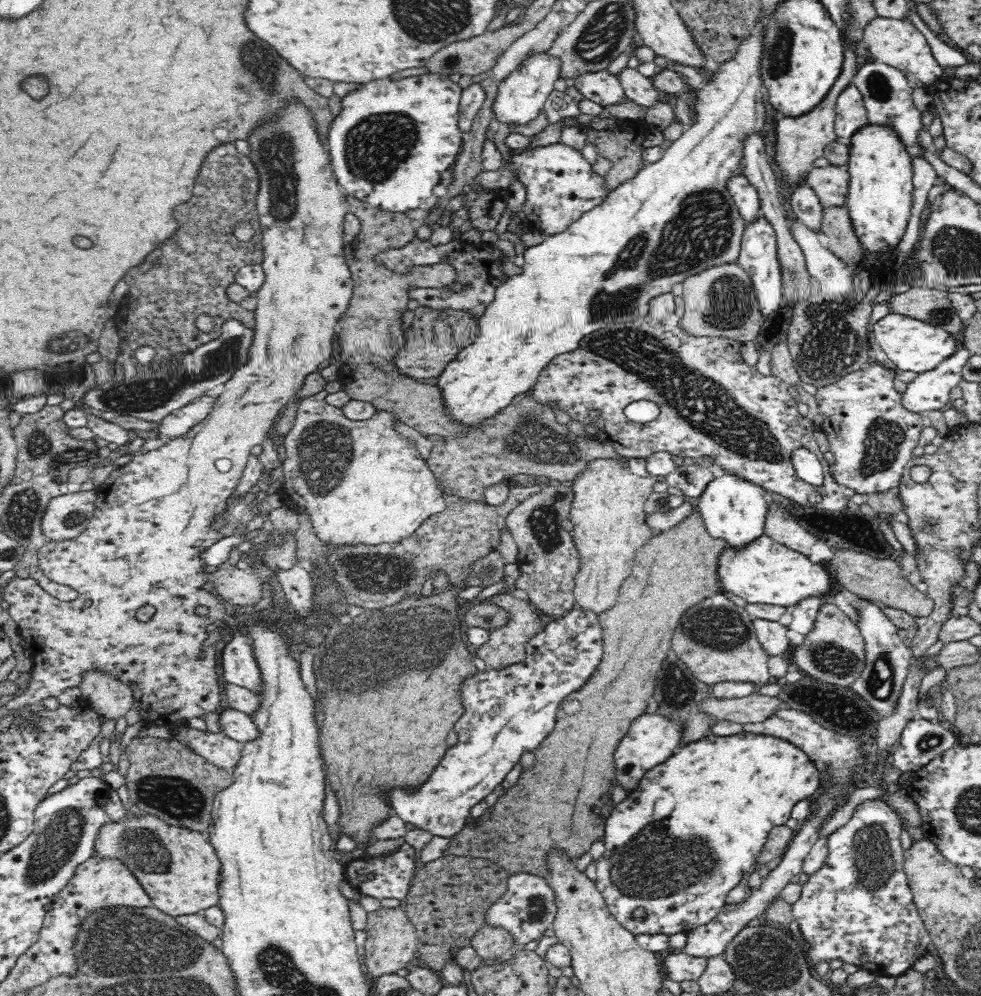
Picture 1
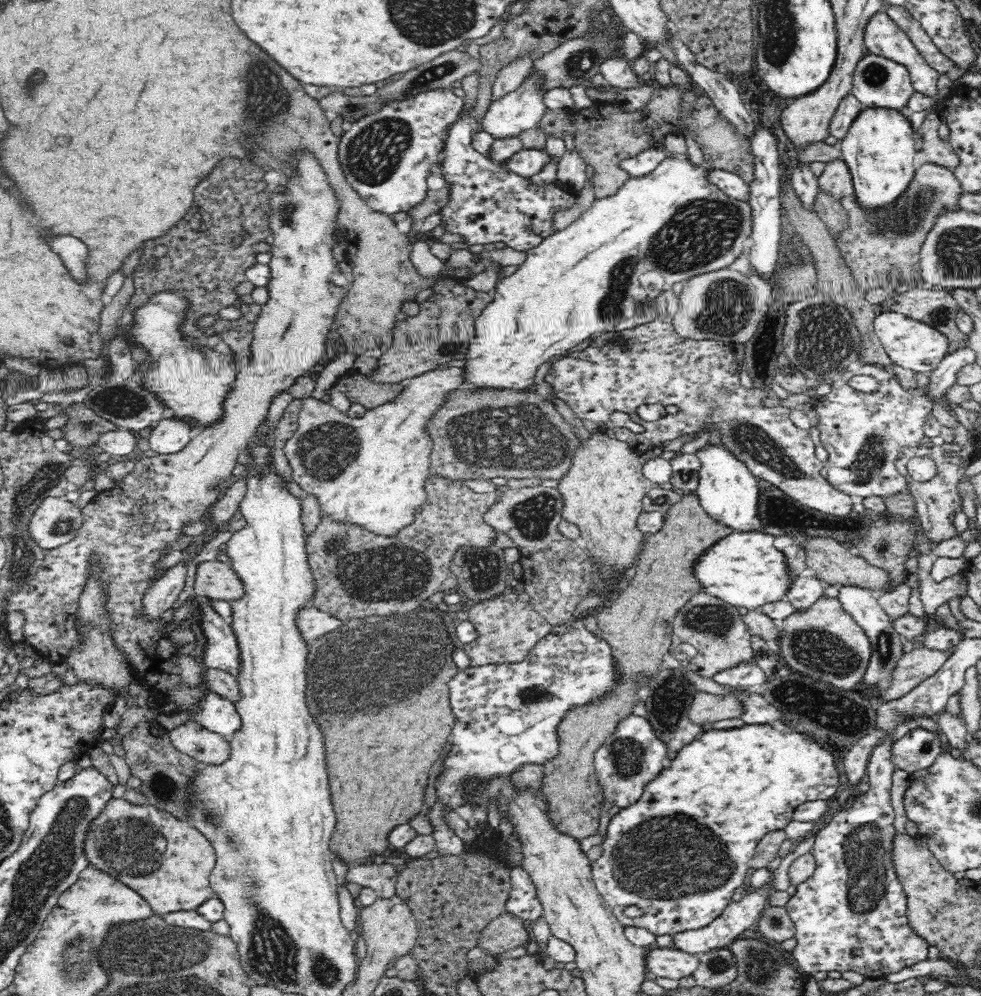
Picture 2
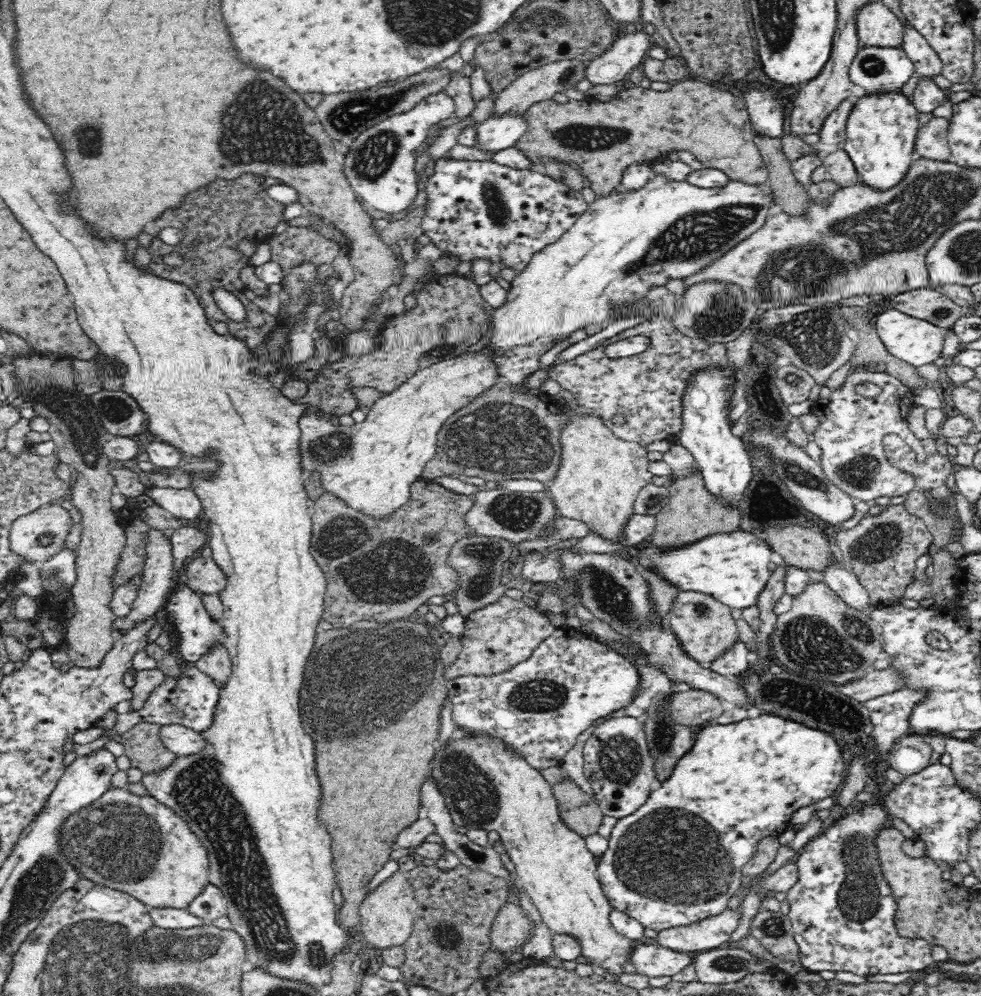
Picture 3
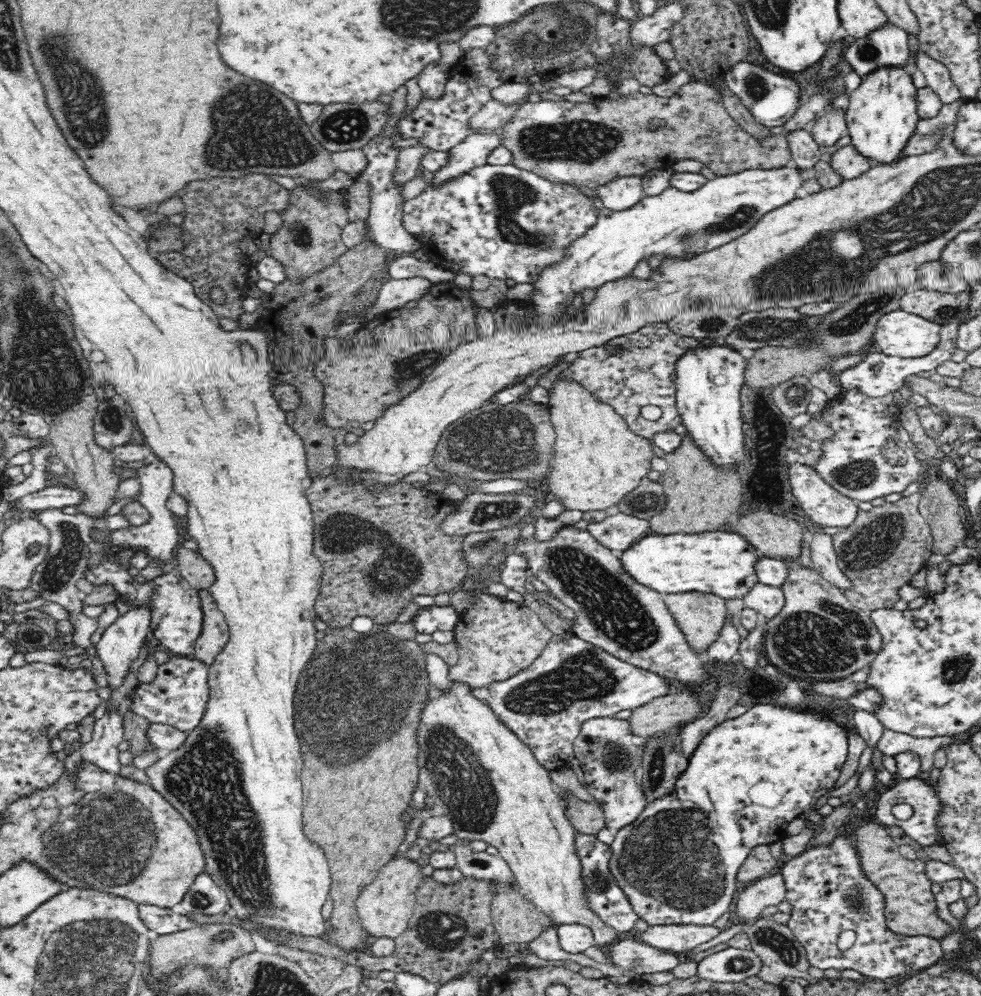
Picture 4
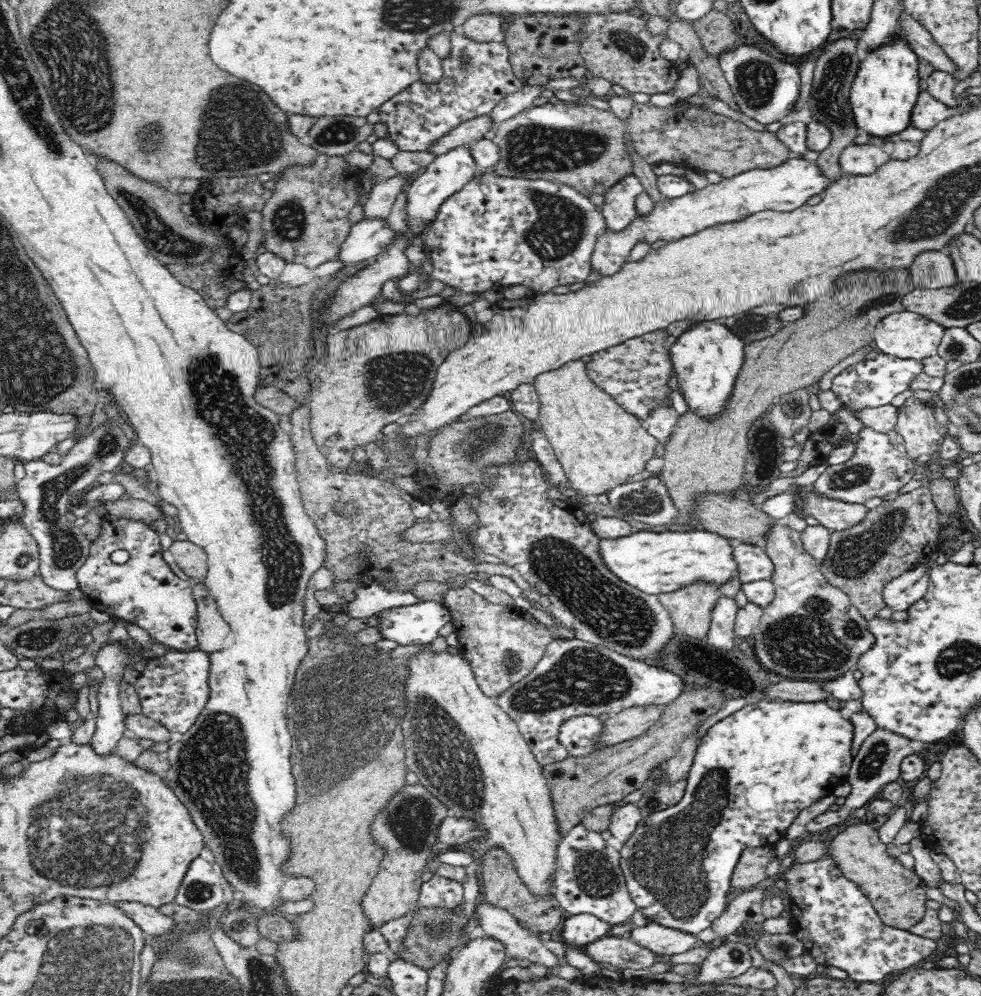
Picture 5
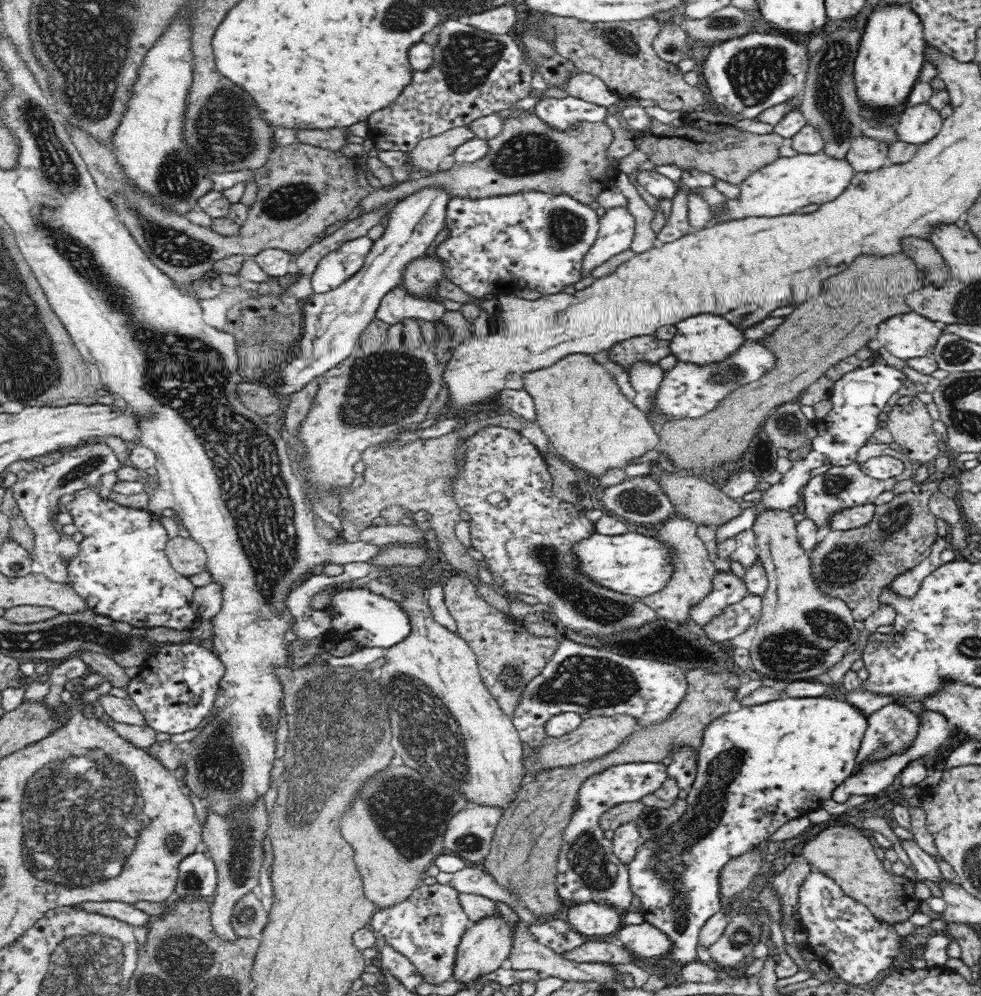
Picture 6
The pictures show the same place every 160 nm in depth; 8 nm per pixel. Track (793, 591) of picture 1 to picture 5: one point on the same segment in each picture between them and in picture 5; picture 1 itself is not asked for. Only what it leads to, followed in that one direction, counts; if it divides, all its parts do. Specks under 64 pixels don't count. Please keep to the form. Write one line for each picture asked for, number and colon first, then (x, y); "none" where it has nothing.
2: (745, 569)
3: (733, 567)
4: (723, 563)
5: (655, 563)

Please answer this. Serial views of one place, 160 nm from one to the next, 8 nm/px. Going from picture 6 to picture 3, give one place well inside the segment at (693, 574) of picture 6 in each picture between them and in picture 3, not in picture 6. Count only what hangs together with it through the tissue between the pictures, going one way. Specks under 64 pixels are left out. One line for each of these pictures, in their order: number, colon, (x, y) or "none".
3: (704, 627)
4: (701, 617)
5: (691, 607)

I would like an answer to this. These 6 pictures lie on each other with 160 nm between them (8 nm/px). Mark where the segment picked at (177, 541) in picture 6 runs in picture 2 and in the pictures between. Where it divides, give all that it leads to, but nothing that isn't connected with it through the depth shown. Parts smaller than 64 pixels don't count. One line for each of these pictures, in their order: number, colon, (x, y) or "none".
2: (216, 580)
3: (205, 576)
4: (200, 574)
5: (190, 558)

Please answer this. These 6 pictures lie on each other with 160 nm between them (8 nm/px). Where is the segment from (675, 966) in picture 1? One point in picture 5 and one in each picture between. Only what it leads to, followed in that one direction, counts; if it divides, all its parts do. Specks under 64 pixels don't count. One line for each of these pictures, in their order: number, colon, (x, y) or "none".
2: (671, 963)
3: (651, 960)
4: (639, 957)
5: (625, 954)

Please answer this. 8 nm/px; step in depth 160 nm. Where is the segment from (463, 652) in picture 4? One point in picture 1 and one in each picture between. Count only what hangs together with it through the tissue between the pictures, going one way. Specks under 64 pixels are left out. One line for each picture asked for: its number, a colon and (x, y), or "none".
1: (505, 647)
2: (508, 628)
3: (504, 633)

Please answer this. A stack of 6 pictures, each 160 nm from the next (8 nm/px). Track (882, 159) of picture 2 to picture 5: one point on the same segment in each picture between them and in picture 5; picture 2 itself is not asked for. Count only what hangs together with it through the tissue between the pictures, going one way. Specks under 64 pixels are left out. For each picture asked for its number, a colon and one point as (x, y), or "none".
3: (881, 132)
4: (882, 114)
5: (882, 97)

